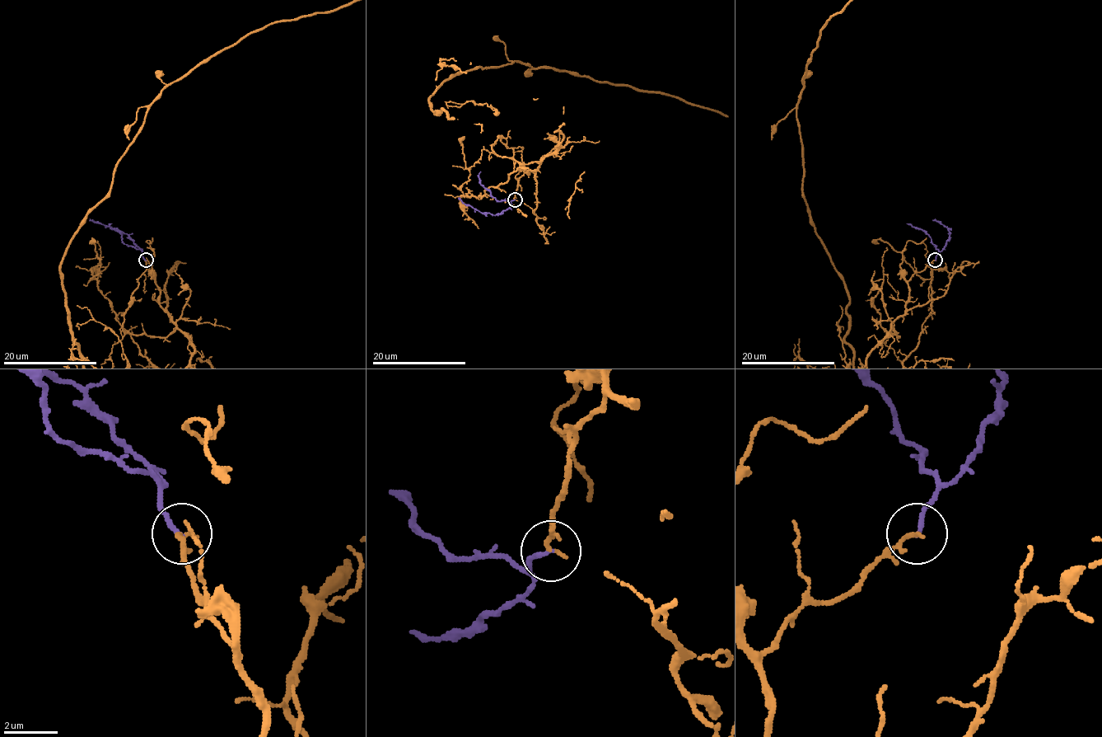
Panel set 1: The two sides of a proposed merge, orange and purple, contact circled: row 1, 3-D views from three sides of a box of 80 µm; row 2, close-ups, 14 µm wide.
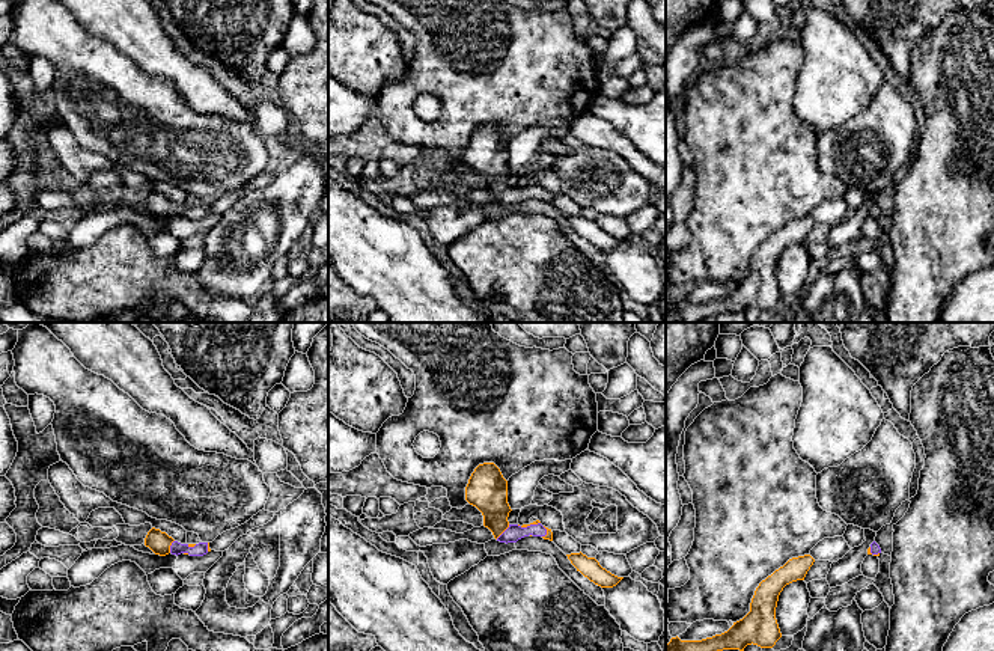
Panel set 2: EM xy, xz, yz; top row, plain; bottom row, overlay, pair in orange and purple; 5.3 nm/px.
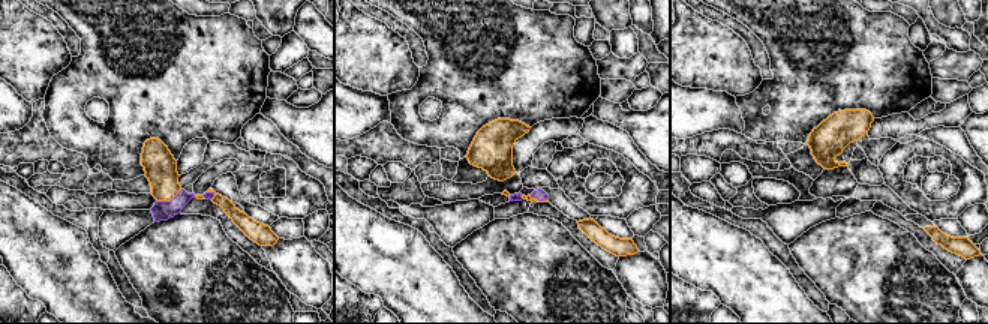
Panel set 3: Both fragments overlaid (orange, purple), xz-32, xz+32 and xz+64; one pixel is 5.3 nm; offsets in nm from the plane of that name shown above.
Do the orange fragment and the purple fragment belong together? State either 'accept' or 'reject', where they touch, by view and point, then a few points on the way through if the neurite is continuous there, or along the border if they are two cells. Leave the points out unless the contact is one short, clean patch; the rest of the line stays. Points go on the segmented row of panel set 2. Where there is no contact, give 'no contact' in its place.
accept | xz (502, 532) | across xz (487, 489), (502, 532), (514, 532)

